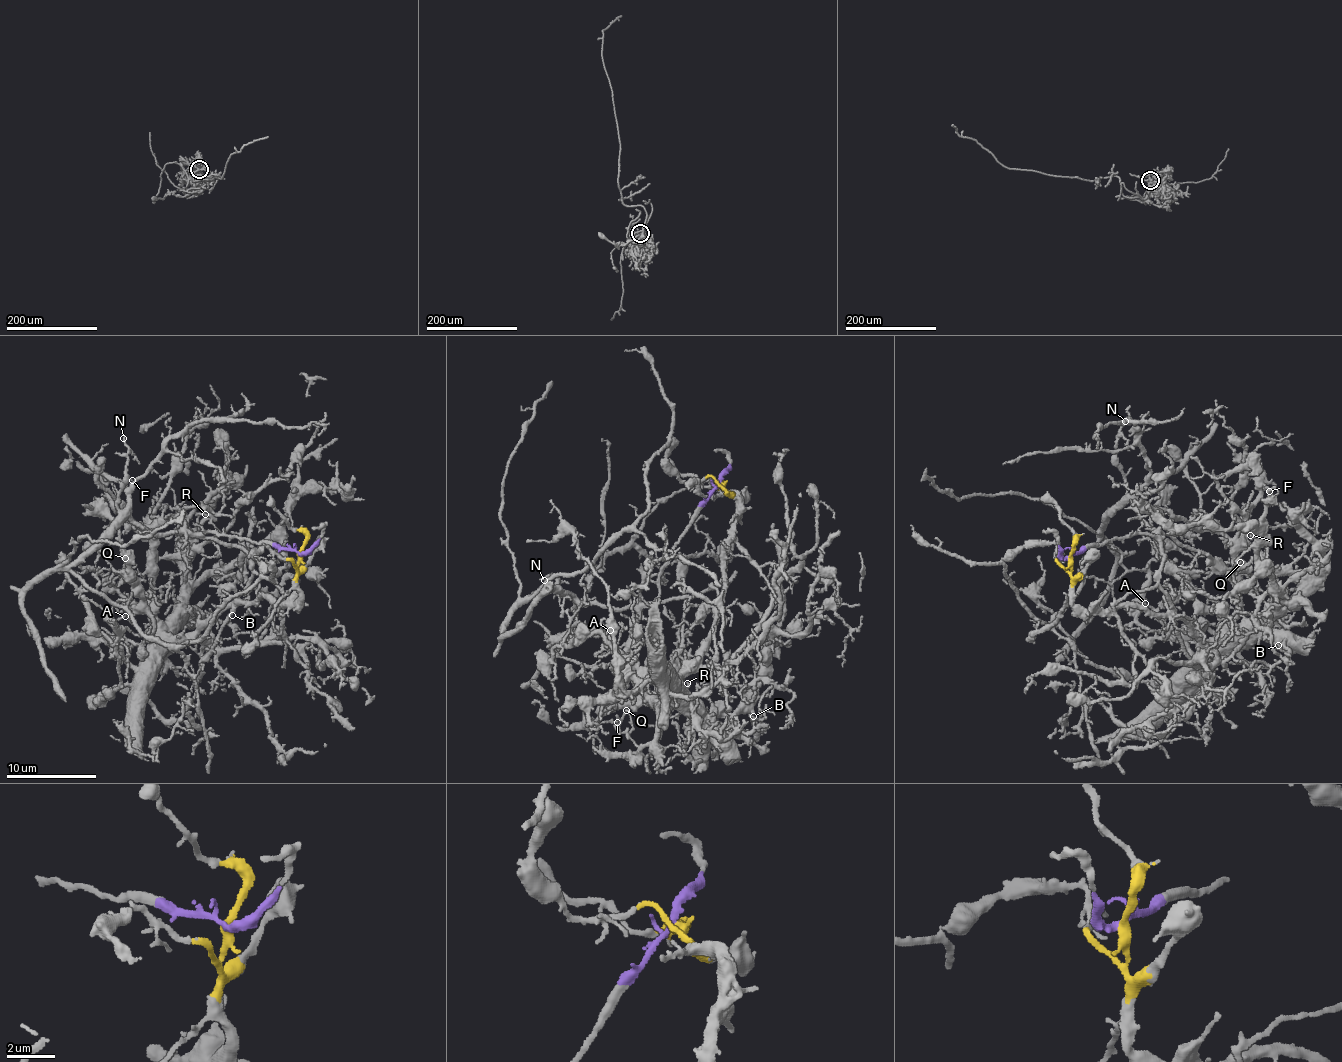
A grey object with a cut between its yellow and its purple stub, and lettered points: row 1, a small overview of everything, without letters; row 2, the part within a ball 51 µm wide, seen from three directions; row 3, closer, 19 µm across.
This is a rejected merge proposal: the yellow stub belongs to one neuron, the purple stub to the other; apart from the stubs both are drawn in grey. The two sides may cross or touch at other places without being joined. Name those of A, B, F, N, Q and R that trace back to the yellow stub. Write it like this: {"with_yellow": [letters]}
{"with_yellow": ["A", "B", "F", "Q", "R"]}

